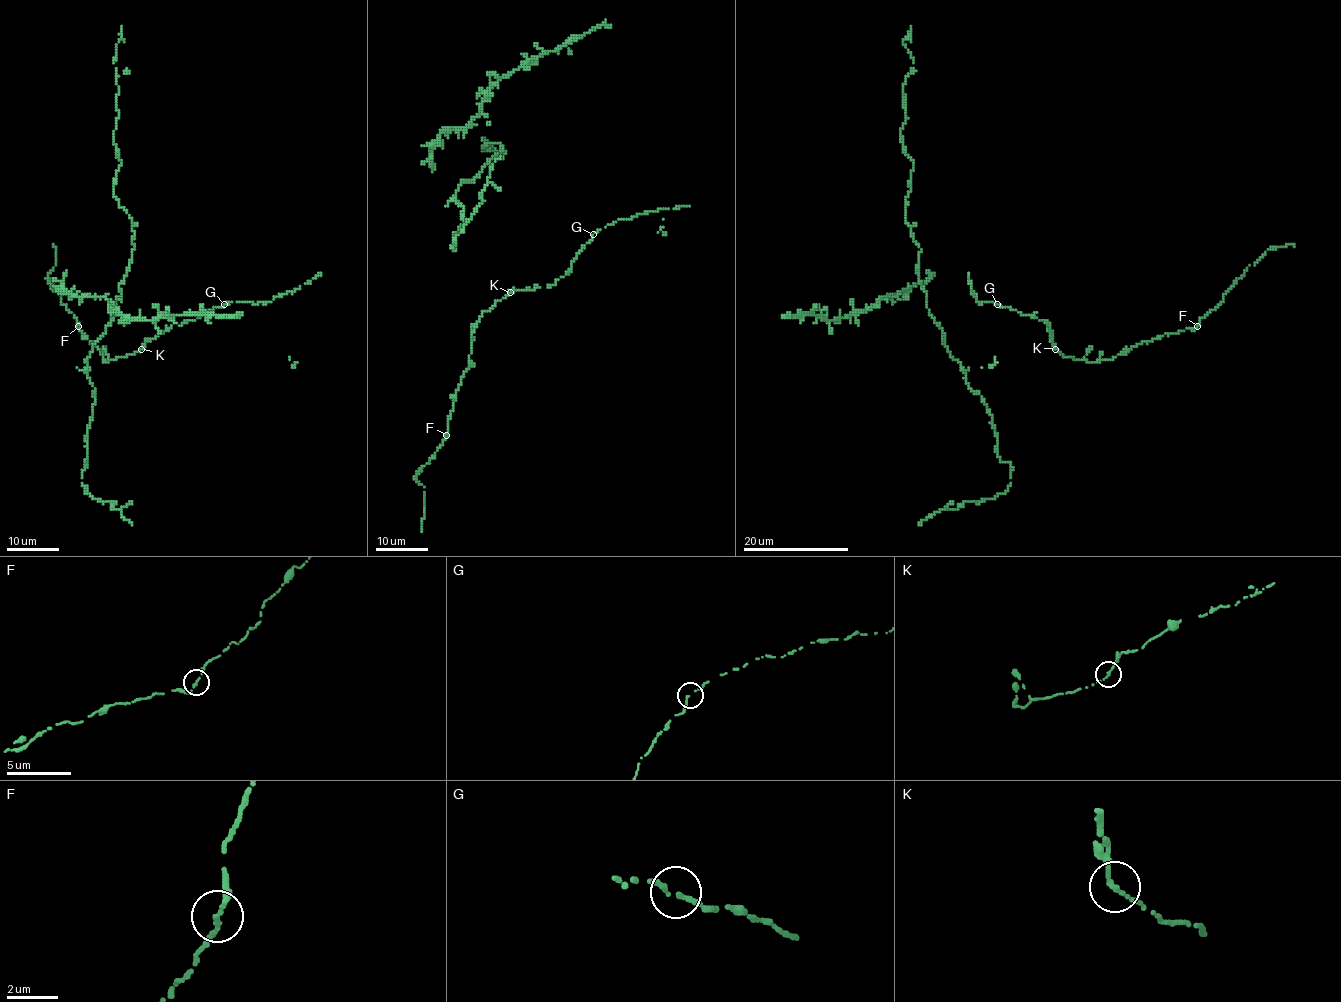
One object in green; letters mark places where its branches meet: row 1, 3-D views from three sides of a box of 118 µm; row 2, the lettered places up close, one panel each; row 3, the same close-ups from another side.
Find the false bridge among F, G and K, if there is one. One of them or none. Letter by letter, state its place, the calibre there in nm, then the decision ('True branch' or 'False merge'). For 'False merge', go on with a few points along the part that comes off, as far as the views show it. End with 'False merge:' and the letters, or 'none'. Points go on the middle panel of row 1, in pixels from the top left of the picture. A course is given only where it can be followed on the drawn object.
F: Place: (446, 435). Thickness 180 nm. True branch
G: Place: (593, 234). Thickness 170 nm. True branch
K: Place: (510, 292). Thickness 180 nm. True branch
False merge: none

